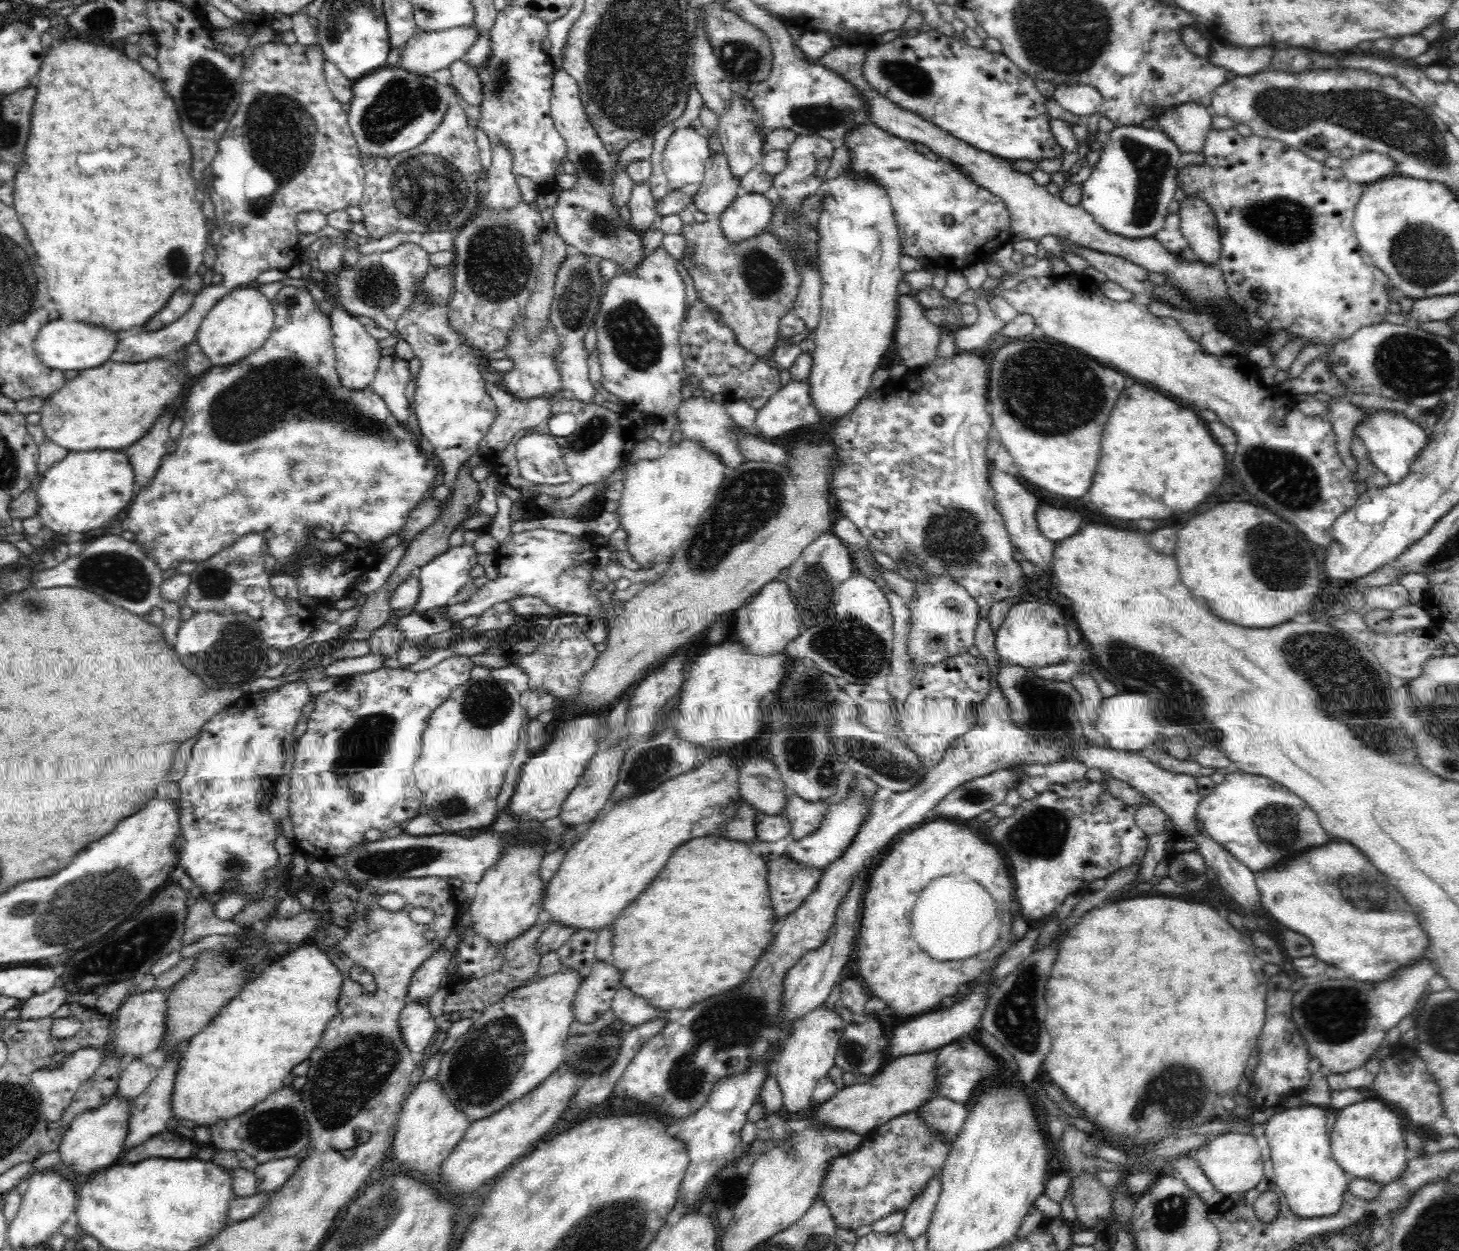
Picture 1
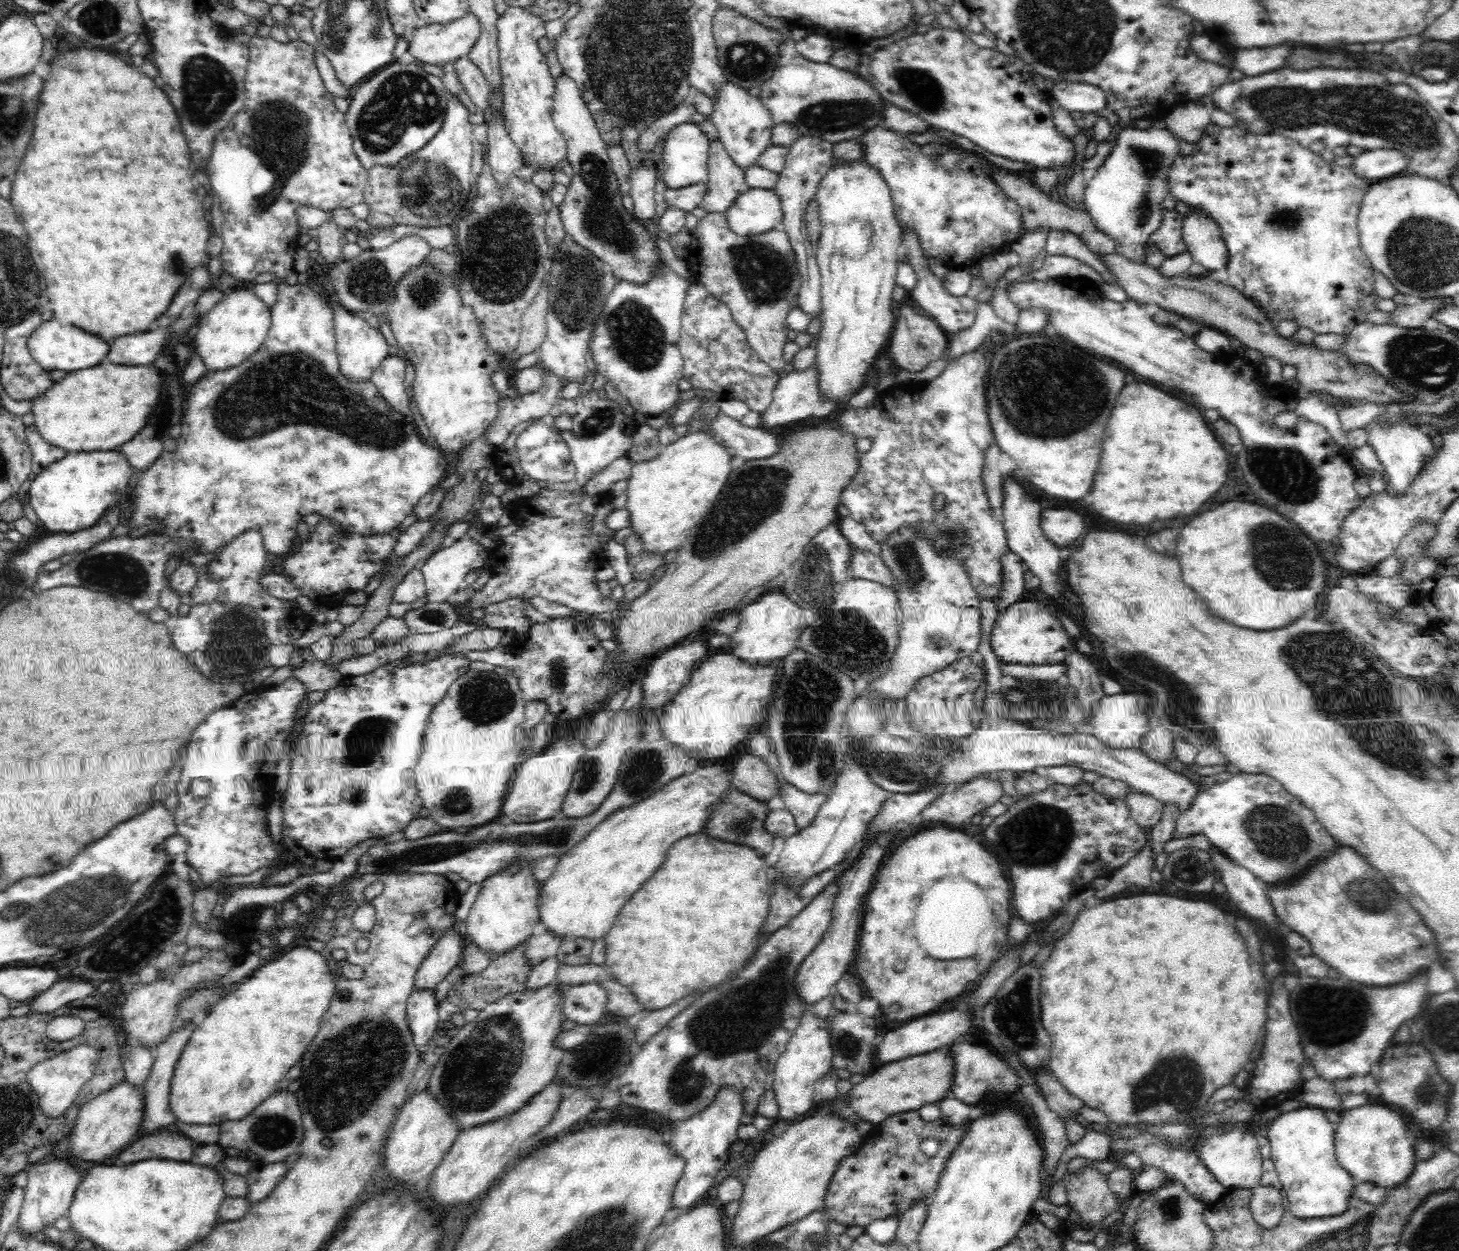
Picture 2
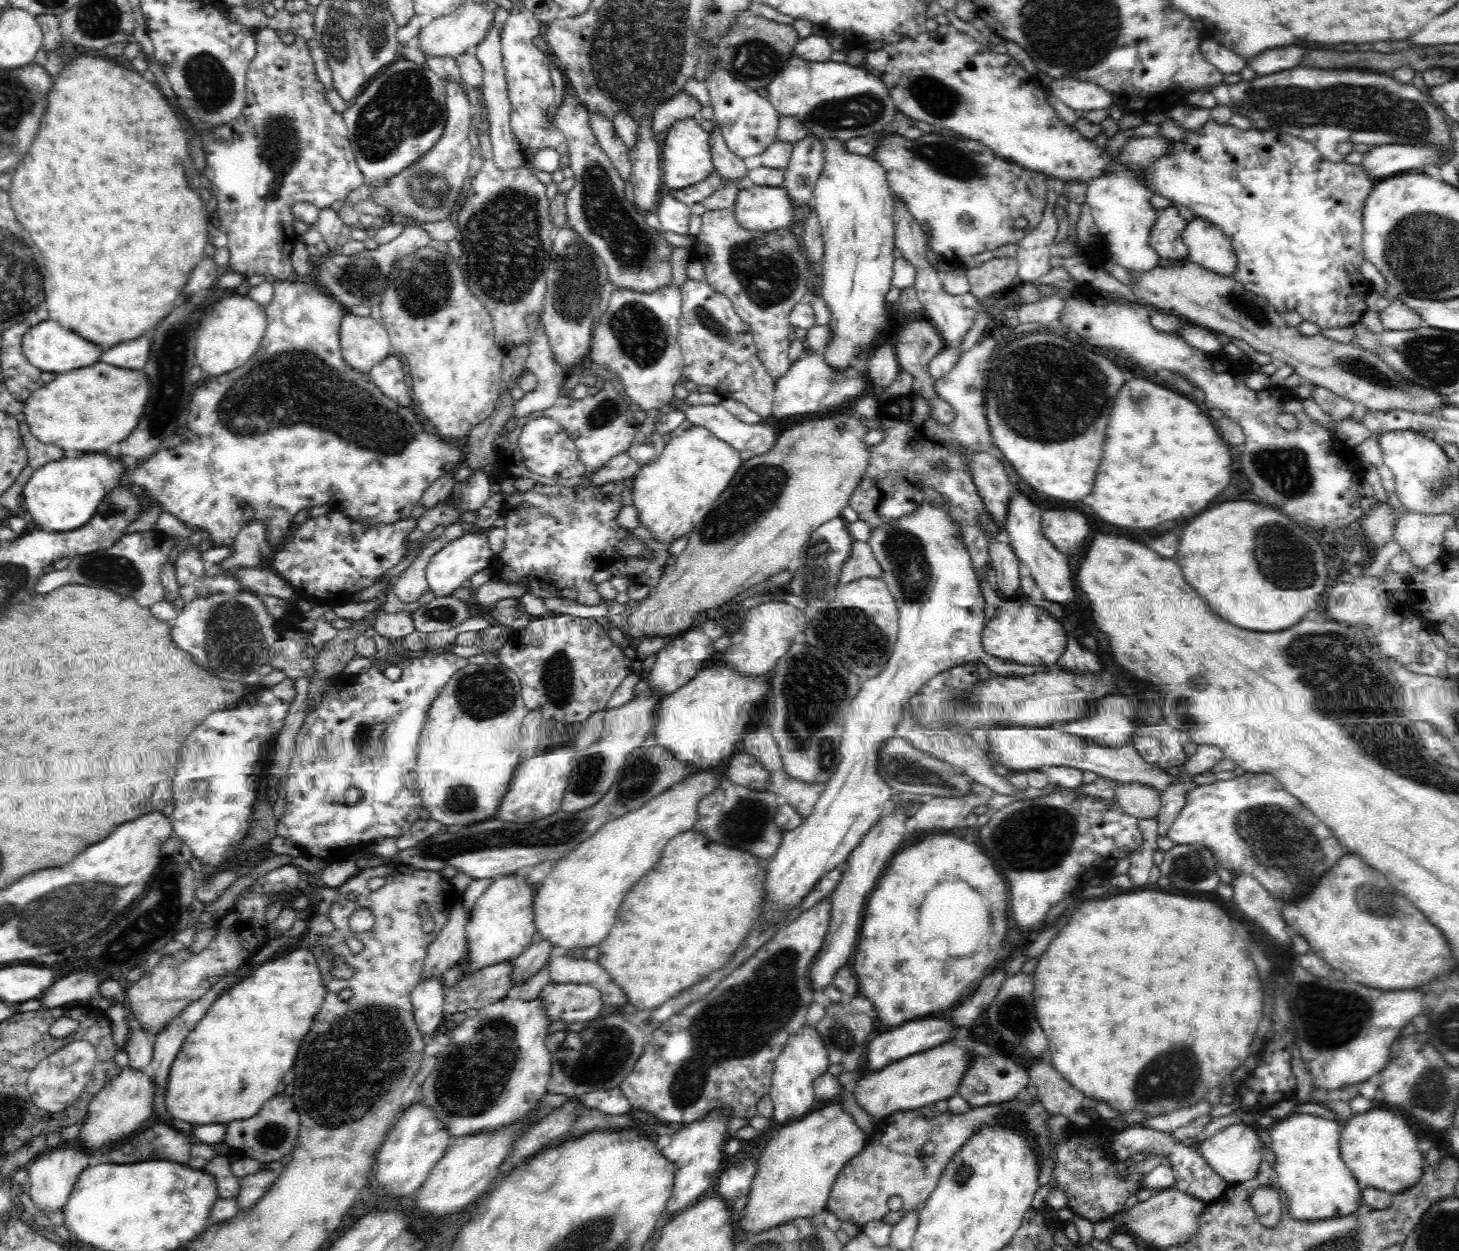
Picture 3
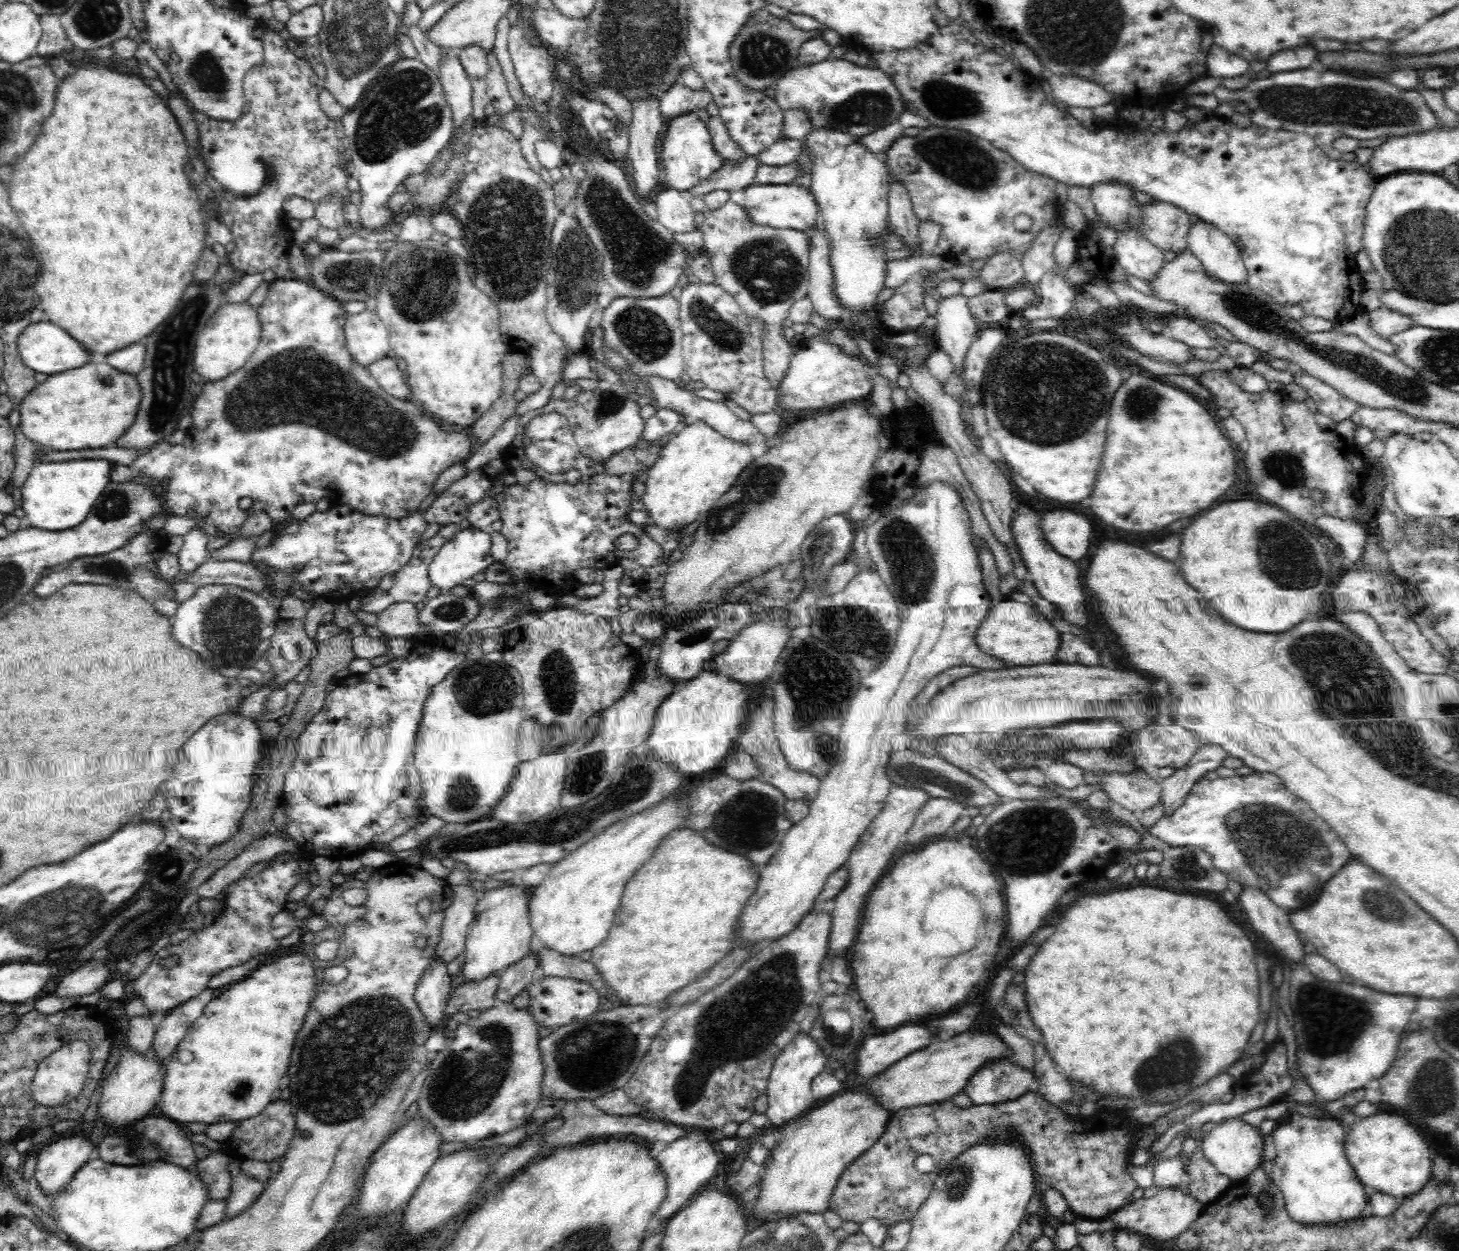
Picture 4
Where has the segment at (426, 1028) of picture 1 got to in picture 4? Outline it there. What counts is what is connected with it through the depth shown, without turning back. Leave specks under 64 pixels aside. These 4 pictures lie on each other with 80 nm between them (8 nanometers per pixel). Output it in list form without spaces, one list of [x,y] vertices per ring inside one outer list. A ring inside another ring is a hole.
[[[433,956],[415,988],[414,1001],[432,1030],[438,1029],[446,1019],[444,1009],[453,990],[447,965]]]

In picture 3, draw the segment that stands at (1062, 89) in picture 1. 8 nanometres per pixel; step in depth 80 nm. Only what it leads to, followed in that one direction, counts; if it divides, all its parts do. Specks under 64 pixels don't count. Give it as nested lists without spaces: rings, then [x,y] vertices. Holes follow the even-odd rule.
[[[1054,78],[1047,88],[1056,98],[1077,112],[1102,110],[1113,103],[1112,95],[1096,82]]]

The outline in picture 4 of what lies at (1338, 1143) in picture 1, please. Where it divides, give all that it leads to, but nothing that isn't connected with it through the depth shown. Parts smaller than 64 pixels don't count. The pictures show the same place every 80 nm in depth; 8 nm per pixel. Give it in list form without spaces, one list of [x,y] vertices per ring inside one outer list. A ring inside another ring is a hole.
[[[1380,1110],[1380,1114],[1360,1117],[1346,1131],[1344,1148],[1348,1162],[1368,1194],[1383,1192],[1404,1200],[1420,1190],[1432,1175],[1433,1160],[1424,1139],[1404,1117],[1396,1116],[1394,1111]]]

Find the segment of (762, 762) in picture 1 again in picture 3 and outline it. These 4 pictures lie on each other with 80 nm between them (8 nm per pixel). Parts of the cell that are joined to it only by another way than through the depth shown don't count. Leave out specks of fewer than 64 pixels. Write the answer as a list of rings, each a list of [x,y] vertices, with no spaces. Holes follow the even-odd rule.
[[[734,754],[728,760],[730,764],[726,764],[728,769],[725,772],[725,778],[738,786],[748,787],[748,789],[756,789],[756,791],[767,789],[770,781],[768,771],[750,754]]]

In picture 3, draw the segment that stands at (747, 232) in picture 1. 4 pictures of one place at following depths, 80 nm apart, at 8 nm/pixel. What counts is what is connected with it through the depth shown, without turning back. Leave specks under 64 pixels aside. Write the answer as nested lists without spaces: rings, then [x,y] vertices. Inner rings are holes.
[[[751,185],[748,190],[741,190],[737,194],[734,214],[738,226],[741,226],[744,230],[773,231],[788,229],[796,221],[798,221],[798,223],[804,223],[811,205],[812,203],[804,204],[804,206],[793,204],[788,196],[787,190],[782,186]]]

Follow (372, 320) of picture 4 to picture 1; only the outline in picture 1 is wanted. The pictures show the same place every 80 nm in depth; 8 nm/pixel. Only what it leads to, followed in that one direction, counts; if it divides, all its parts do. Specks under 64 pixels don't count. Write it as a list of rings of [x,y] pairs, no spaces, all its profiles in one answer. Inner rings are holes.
[[[334,308],[331,316],[331,331],[335,350],[335,369],[342,386],[348,390],[364,390],[371,387],[376,375],[379,360],[384,352],[378,351],[378,340],[374,339],[356,317],[352,317],[343,308]]]

